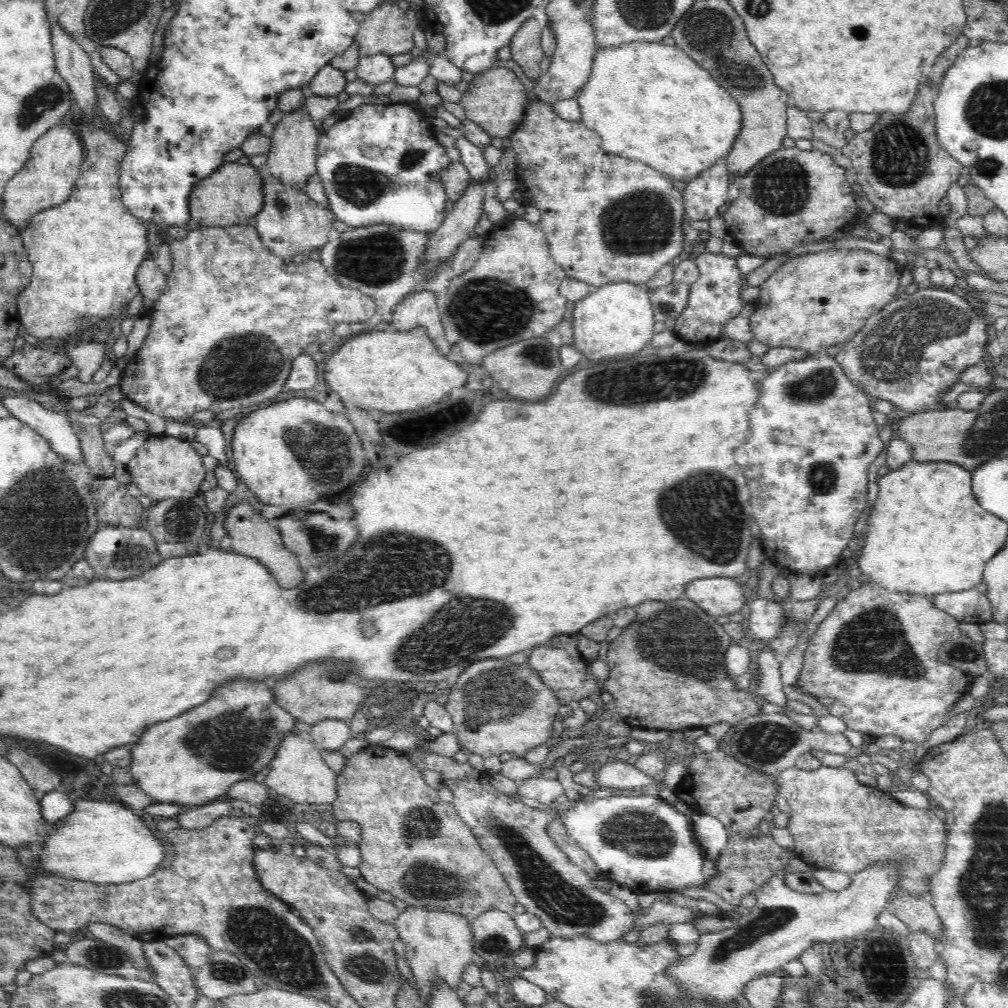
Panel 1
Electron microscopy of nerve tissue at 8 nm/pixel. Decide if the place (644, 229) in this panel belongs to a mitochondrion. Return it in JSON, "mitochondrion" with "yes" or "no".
{"mitochondrion":"yes"}

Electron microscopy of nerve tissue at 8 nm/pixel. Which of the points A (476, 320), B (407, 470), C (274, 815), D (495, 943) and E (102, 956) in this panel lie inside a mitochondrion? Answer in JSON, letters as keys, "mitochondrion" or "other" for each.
{"A":"mitochondrion","B":"other","C":"other","D":"mitochondrion","E":"mitochondrion"}

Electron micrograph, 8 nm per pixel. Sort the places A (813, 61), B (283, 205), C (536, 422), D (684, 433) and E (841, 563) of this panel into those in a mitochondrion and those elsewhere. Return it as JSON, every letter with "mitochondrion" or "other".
{"A":"other","B":"mitochondrion","C":"other","D":"other","E":"other"}

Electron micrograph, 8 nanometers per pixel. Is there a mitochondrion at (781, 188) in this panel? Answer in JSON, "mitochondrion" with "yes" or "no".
{"mitochondrion":"yes"}

